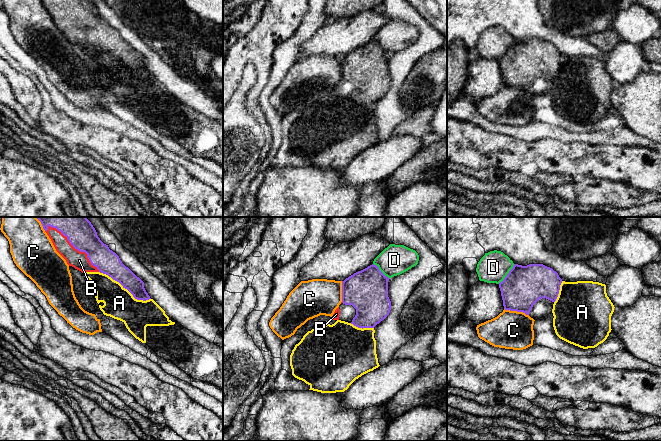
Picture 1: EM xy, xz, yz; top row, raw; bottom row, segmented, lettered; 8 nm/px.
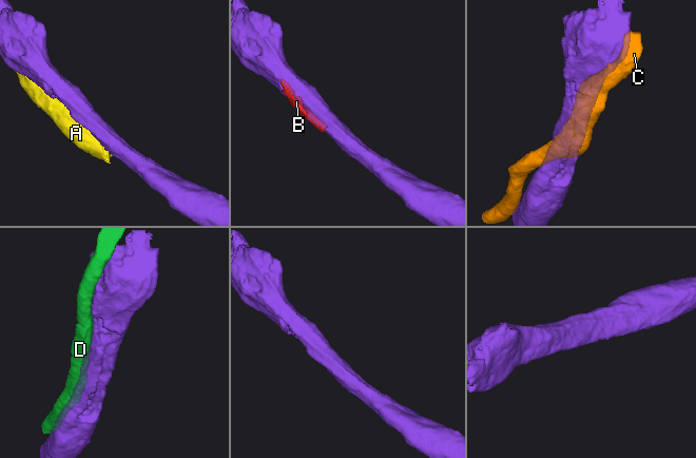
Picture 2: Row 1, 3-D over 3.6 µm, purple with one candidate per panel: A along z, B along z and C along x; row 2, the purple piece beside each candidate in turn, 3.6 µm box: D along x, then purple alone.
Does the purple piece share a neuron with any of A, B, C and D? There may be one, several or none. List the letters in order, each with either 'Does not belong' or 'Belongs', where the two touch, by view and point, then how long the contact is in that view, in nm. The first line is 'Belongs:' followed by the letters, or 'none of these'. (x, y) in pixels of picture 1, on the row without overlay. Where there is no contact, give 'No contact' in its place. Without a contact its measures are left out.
Belongs: B
A: Does not belong. Touches purple at xy (126, 64). Shared border 460 nm
B: Belongs. Touches purple at xy (75, 24). Shared border 600 nm
C: Does not belong. Touches purple at yz (516, 86). Shared border 200 nm
D: Does not belong. Touches purple at yz (507, 50). Shared border 200 nm

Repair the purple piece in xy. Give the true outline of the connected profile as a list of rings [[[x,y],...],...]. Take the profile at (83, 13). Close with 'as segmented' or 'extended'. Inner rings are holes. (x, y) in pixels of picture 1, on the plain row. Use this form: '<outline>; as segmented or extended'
[[[42,0],[51,15],[56,27],[66,36],[69,42],[86,48],[100,48],[119,58],[137,76],[151,75],[144,64],[144,58],[126,43],[119,32],[109,25],[97,11],[92,0]]]; extended

